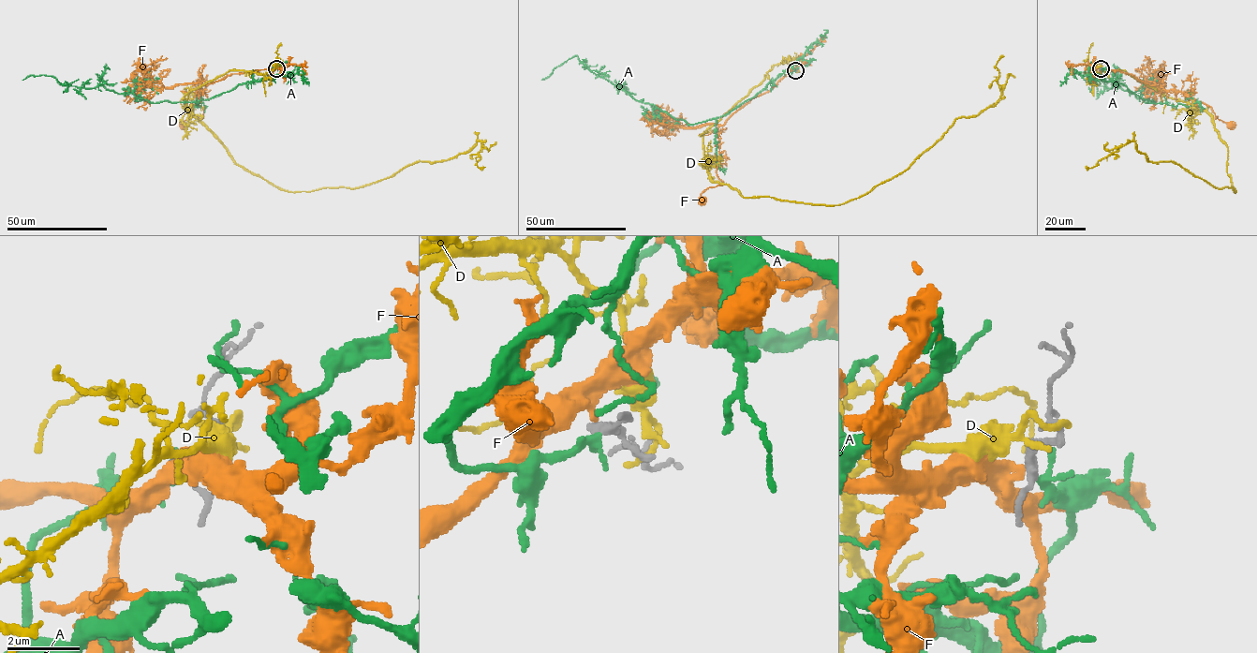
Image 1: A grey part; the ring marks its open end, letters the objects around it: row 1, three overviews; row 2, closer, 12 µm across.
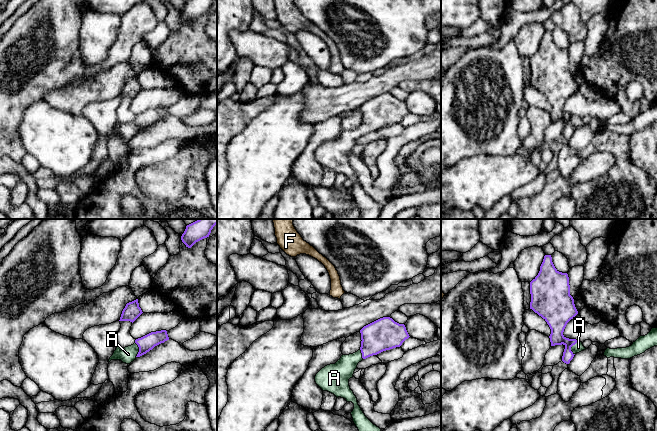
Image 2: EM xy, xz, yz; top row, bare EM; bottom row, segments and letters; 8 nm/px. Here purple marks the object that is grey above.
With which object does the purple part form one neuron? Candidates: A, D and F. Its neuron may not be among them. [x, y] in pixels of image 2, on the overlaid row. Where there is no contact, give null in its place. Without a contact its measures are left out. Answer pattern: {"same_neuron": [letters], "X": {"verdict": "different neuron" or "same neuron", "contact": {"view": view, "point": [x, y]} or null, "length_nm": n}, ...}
{"same_neuron": ["A"], "A": {"verdict": "same neuron", "contact": {"view": "yz", "point": [570, 348]}, "length_nm": 120}, "D": {"verdict": "different neuron", "contact": null}, "F": {"verdict": "different neuron", "contact": null}}

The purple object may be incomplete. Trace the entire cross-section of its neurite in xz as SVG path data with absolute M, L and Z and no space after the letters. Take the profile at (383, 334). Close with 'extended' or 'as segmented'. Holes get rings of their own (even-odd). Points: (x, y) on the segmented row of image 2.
M390 317L380 318L364 326L360 333L360 349L353 354L342 355L335 364L322 368L316 374L315 382L323 391L354 404L351 415L359 431L381 431L361 410L356 396L350 389L349 379L354 377L354 371L363 359L400 347L410 336L404 324L399 324Z; extended

